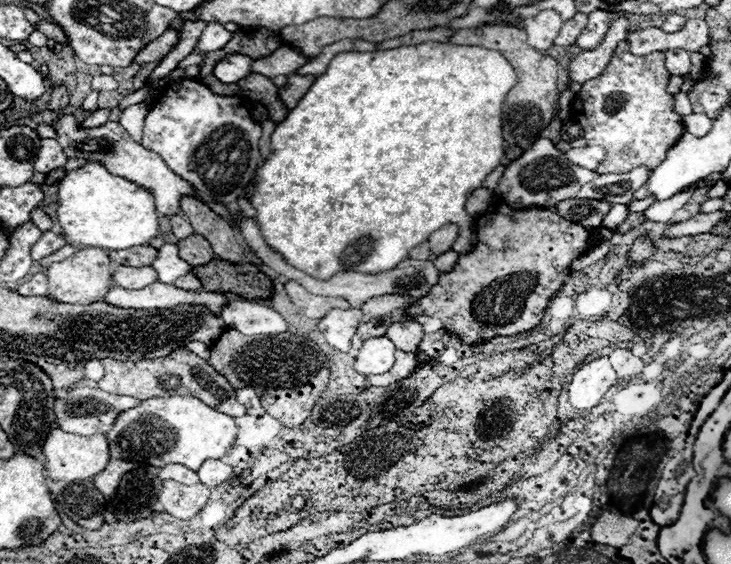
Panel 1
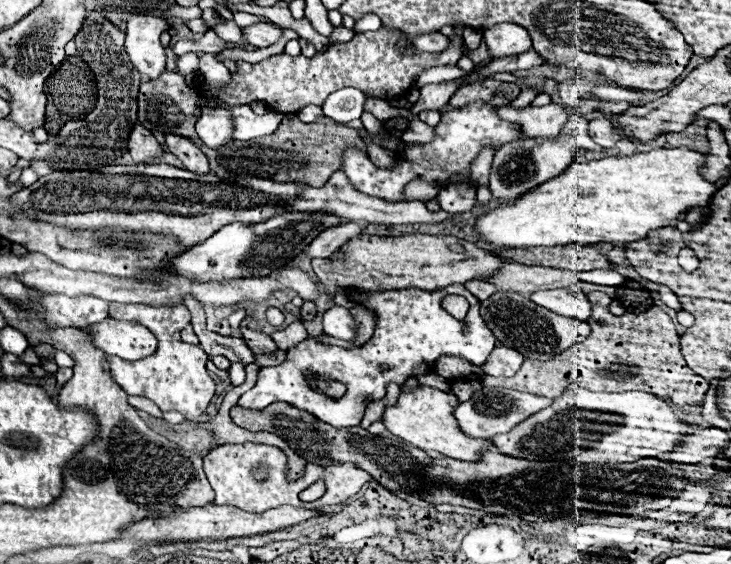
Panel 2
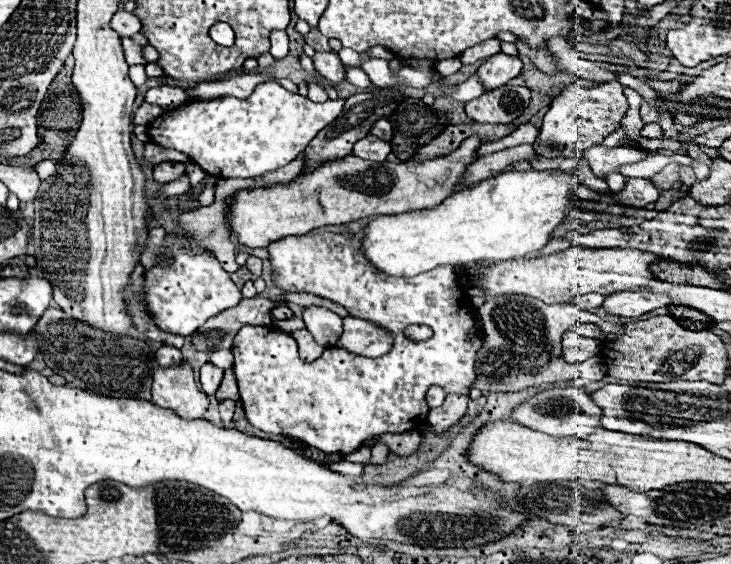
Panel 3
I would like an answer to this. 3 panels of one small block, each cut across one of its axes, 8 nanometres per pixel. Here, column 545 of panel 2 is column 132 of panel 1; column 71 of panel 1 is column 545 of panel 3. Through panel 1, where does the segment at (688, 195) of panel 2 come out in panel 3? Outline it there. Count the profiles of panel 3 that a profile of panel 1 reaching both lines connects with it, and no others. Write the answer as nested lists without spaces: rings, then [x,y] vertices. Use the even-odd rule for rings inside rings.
[[[502,172],[448,196],[438,208],[428,212],[374,216],[362,228],[362,252],[376,270],[404,278],[418,276],[436,266],[472,266],[482,260],[502,262],[524,258],[546,246],[552,230],[566,218],[564,214],[576,208],[570,200],[572,192],[582,200],[600,196],[568,172]]]

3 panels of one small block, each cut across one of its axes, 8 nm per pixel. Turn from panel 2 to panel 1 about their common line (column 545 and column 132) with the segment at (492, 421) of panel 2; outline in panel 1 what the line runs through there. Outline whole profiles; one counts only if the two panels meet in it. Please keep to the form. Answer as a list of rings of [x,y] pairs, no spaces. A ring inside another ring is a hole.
[[[76,388],[66,394],[64,400],[54,402],[54,412],[56,412],[56,422],[64,432],[70,434],[80,434],[80,436],[94,436],[94,434],[108,434],[116,422],[116,418],[130,410],[140,406],[140,400],[132,396],[118,396],[104,392],[102,388]]]

